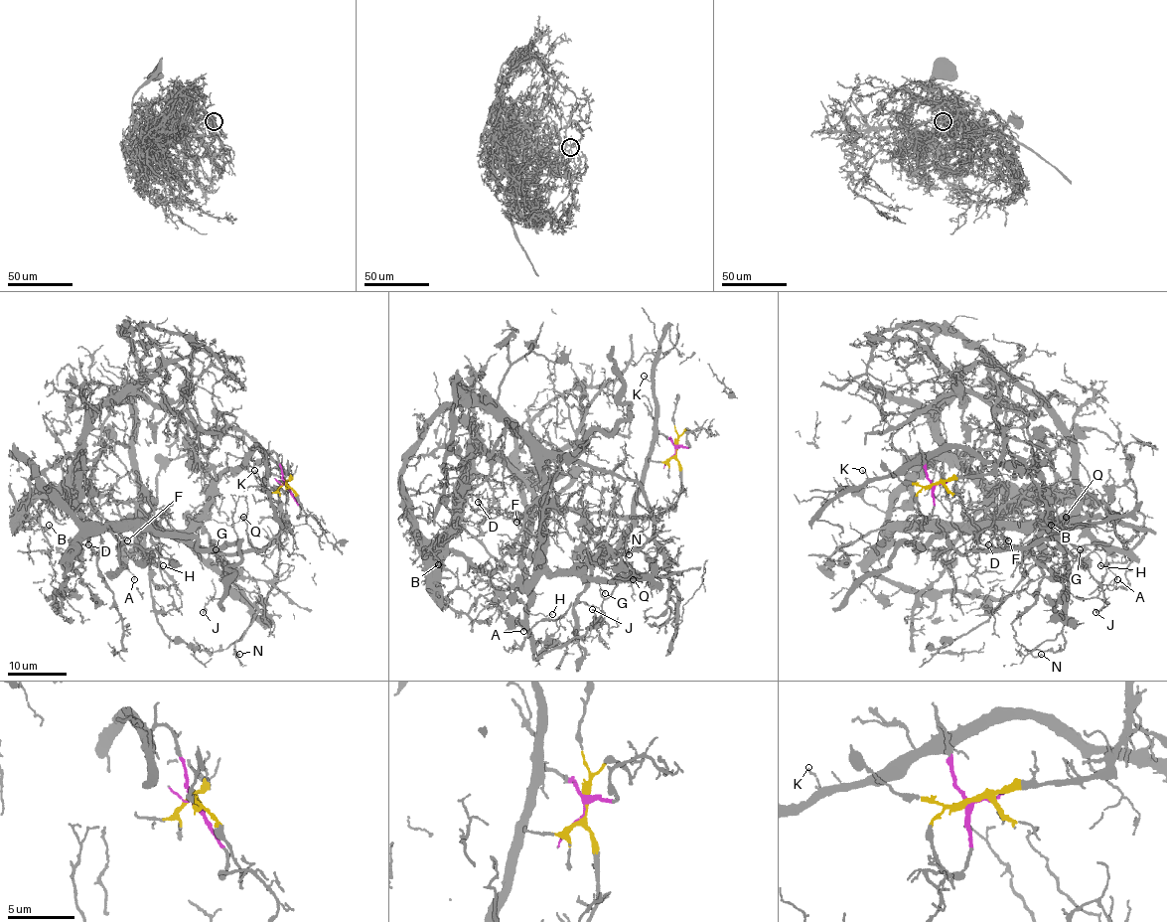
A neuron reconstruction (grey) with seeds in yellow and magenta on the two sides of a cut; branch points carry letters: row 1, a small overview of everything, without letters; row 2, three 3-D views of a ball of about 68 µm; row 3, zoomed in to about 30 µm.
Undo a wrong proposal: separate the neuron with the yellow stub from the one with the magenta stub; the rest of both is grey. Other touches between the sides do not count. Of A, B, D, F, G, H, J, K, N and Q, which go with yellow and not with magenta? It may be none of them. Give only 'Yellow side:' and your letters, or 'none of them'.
Yellow side: B, D, F

